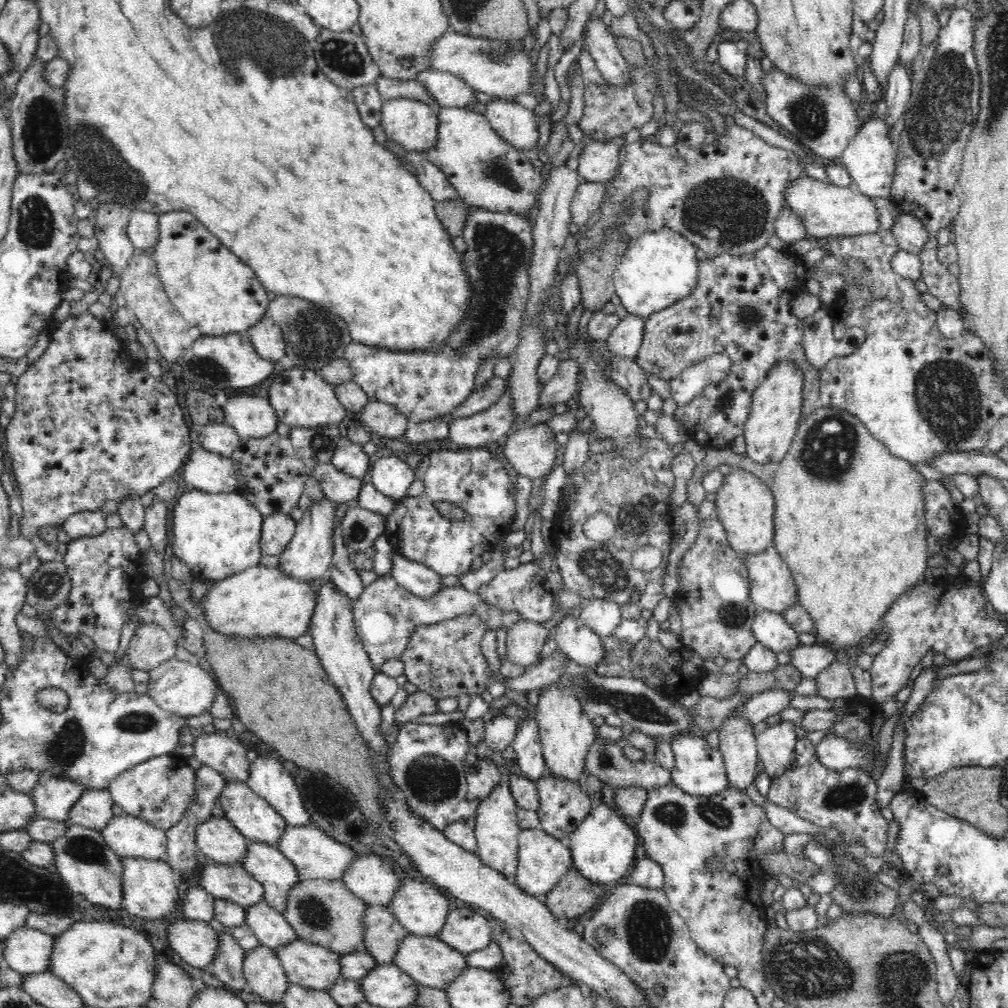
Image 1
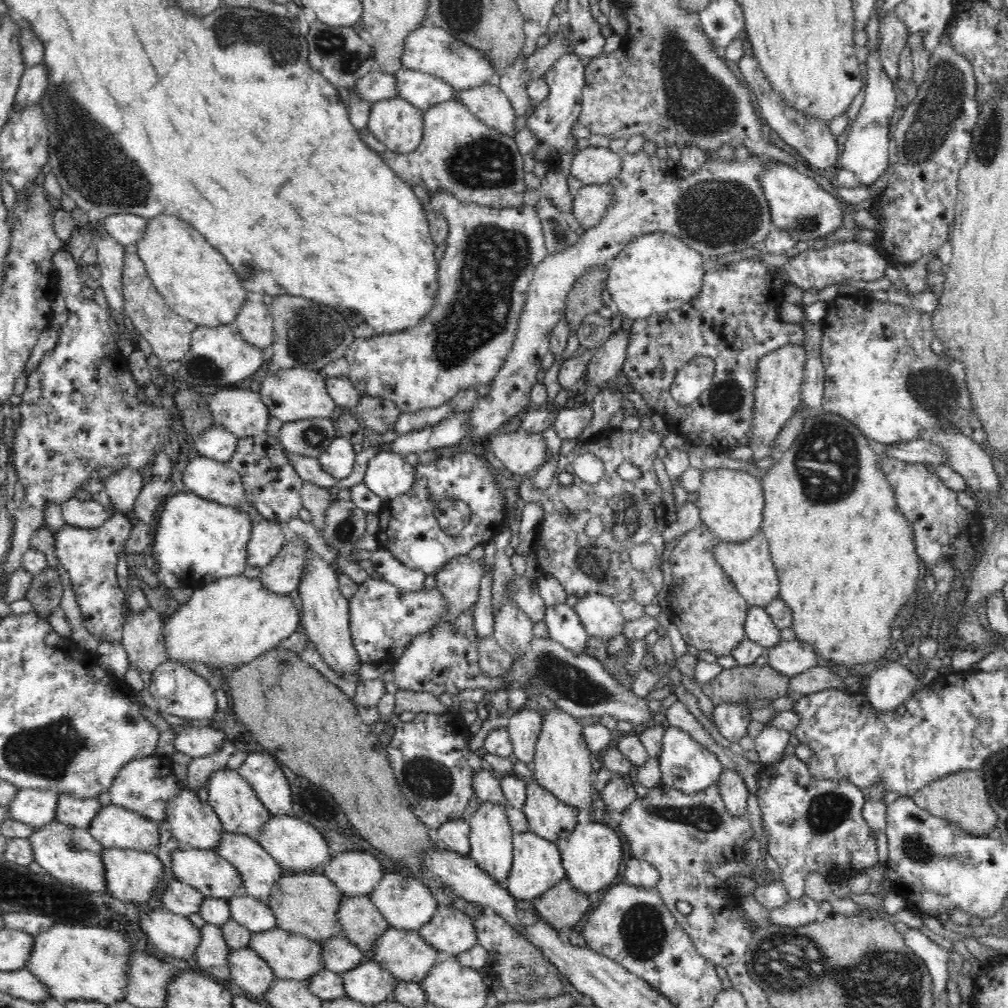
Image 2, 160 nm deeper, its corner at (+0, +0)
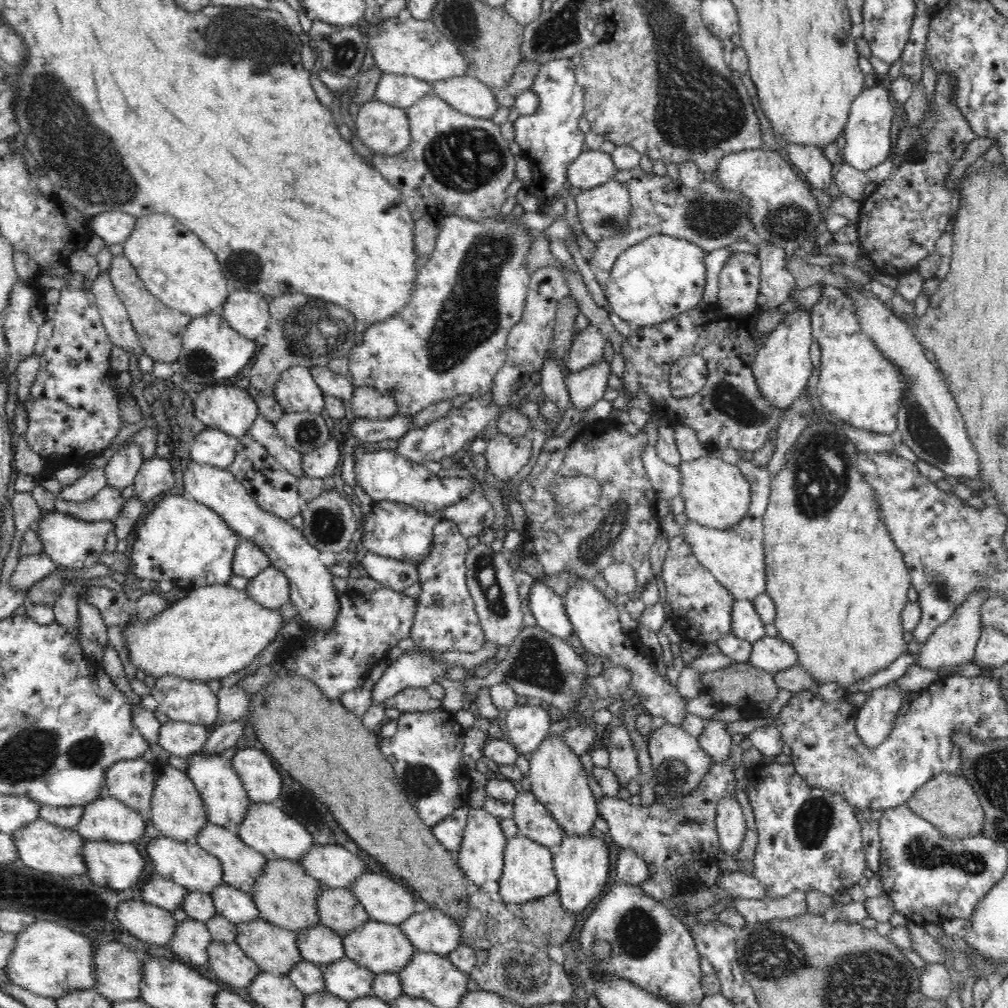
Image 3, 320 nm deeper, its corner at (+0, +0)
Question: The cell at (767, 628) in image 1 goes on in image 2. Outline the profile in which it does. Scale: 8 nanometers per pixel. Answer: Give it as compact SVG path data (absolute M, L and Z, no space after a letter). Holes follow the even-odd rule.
M749 606L746 610L744 631L748 640L765 649L773 648L781 640L781 630L773 625L768 613L760 606Z

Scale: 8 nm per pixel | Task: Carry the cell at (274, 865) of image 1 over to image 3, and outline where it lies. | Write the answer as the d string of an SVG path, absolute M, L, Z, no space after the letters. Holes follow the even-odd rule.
M206 822L195 836L196 842L220 860L222 880L226 885L250 893L256 876L262 872L266 857L246 846L242 839L213 822Z

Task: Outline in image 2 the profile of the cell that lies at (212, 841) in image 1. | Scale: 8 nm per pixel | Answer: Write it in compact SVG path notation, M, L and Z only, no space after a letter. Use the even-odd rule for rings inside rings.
M182 783L176 796L166 802L164 822L168 824L167 828L172 837L176 838L182 845L198 849L216 848L222 832L225 831L216 811L208 803L202 802L196 795L196 791L190 790L185 783Z

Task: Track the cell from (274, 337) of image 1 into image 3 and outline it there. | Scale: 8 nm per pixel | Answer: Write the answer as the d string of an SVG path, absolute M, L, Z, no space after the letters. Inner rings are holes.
M232 290L222 304L222 318L242 336L261 340L270 320L269 303L260 293Z

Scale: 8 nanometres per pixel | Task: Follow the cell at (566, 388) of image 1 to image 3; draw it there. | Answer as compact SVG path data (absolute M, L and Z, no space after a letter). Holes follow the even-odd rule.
M592 322L584 330L576 328L572 344L568 348L568 361L565 370L569 373L578 372L597 365L604 359L604 335Z

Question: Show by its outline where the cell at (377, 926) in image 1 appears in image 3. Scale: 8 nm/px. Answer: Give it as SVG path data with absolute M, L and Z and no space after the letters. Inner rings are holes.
M323 886L316 894L319 922L332 930L344 934L370 921L364 906L346 888Z

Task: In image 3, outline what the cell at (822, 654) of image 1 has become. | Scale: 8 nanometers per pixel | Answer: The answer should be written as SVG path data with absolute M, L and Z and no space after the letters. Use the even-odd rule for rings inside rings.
M764 636L751 645L748 663L755 668L774 675L777 671L797 666L794 648L778 637Z

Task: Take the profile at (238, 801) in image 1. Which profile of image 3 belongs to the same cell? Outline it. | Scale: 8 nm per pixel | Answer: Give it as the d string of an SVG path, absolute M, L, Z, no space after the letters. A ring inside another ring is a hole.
M203 750L188 755L188 757L184 757L188 764L185 773L190 781L195 784L201 799L204 801L208 820L221 825L227 831L236 833L238 824L244 820L244 814L246 814L246 808L248 808L248 802L251 798L248 797L242 781L234 771L231 760L225 760L221 754L215 752L214 754L208 754Z

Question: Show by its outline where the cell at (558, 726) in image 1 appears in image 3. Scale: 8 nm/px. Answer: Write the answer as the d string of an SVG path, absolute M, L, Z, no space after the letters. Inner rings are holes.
M555 735L544 739L538 750L530 754L530 792L552 813L554 821L564 831L564 836L587 837L594 834L594 820L598 816L596 798L588 785L588 774L584 772L580 758L570 746Z

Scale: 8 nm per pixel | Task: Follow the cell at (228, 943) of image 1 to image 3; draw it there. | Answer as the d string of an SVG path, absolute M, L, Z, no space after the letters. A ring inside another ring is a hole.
M187 918L183 922L176 921L174 934L170 938L170 950L175 960L186 964L208 964L206 946L212 942L206 923Z

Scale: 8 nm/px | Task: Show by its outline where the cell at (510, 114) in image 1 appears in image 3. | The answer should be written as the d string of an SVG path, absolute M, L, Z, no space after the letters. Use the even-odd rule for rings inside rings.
M470 74L436 80L430 90L462 114L490 120L498 110L495 92Z

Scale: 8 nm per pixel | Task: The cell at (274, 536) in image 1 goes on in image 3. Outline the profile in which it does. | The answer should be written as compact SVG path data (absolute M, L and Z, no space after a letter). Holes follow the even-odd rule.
M239 539L234 550L234 558L232 558L234 576L243 576L250 580L269 566L268 555L256 543Z

